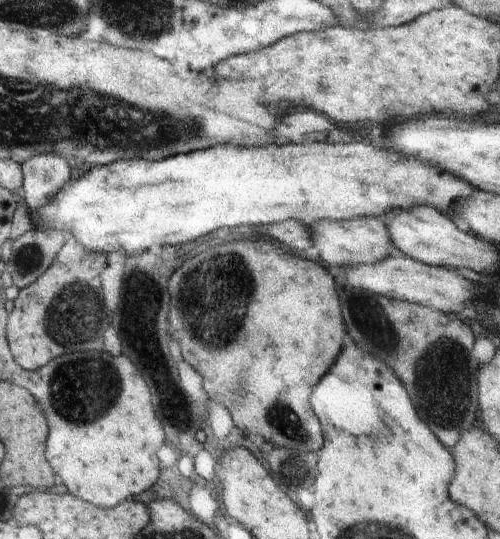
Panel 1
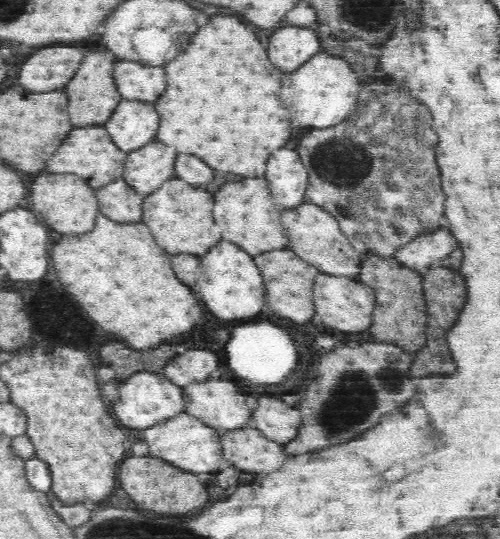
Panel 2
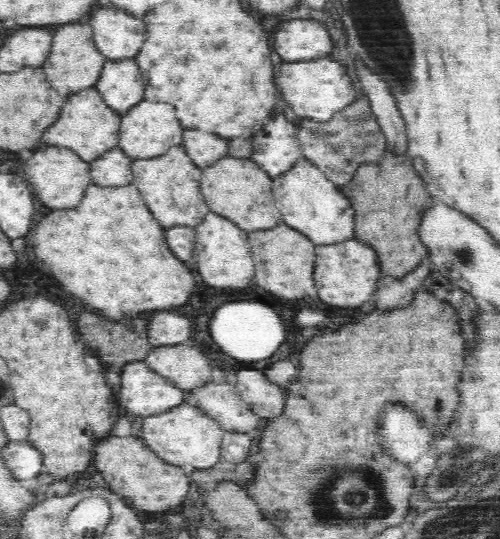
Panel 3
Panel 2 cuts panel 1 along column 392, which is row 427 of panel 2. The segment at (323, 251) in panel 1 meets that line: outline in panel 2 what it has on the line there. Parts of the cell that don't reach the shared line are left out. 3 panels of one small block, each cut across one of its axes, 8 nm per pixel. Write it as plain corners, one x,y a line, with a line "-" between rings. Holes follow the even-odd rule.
249,425
221,431
220,434
226,464
240,471
268,474
280,468
288,457
282,444
270,440

